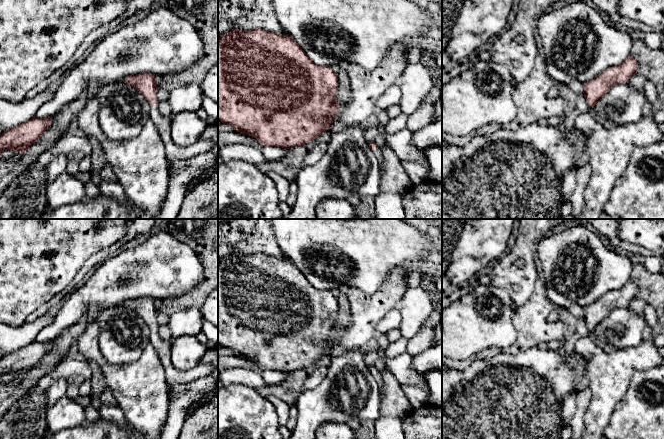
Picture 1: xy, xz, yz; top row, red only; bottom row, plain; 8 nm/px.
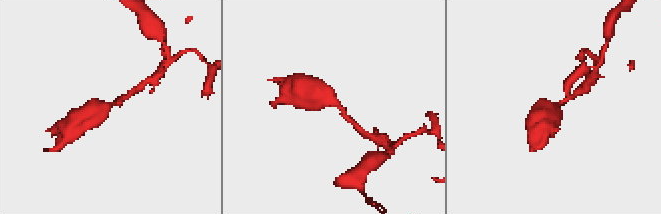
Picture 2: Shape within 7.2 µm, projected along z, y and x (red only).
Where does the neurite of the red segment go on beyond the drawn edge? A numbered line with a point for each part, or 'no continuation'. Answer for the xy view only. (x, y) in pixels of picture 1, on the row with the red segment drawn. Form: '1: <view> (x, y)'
1: xy (173, 152)

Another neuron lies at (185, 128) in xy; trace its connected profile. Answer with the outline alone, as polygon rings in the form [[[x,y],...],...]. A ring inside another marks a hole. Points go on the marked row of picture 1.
[[[194,111],[178,113],[171,123],[172,140],[181,148],[191,146],[199,141],[200,134],[207,125]]]

